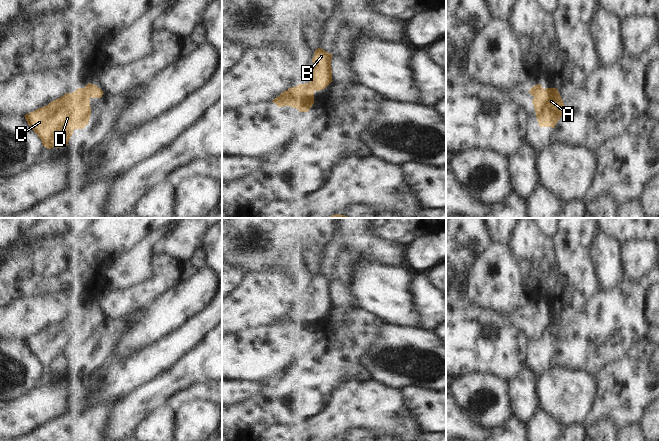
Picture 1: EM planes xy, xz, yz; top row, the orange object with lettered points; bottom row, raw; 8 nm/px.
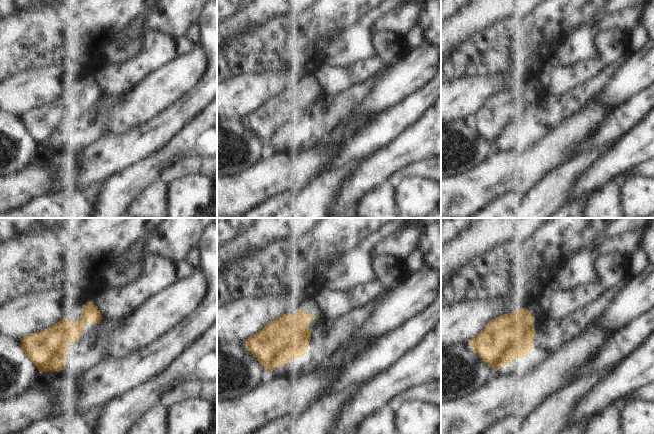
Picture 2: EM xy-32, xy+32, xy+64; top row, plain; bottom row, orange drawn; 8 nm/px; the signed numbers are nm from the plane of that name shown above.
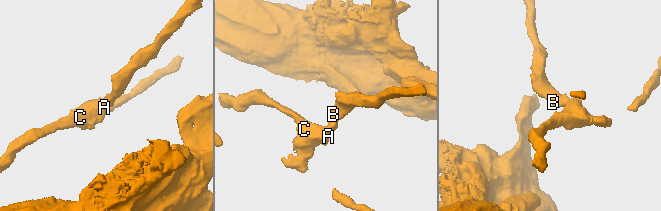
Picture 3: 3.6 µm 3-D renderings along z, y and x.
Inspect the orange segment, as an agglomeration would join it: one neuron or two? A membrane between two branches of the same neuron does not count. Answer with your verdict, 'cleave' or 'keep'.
keep

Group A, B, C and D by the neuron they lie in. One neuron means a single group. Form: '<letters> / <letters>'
A B C D

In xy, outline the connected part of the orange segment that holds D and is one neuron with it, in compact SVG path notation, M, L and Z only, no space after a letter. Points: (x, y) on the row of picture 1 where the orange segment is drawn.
M88 83L84 88L66 93L48 105L26 114L24 117L30 128L41 139L44 147L47 149L61 148L68 145L75 129L83 129L89 123L91 115L90 99L101 98L103 94L103 91L97 85Z

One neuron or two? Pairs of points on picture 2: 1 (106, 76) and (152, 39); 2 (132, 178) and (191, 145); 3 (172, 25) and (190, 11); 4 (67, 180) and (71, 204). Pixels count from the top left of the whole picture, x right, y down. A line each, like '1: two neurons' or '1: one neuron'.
1: one neuron
2: one neuron
3: one neuron
4: two neurons

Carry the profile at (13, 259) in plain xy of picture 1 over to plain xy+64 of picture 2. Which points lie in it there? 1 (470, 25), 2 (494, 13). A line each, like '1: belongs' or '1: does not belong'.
1: does not belong
2: does not belong

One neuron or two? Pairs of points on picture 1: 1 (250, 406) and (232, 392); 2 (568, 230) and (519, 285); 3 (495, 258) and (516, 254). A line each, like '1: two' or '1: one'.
1: two
2: two
3: one

